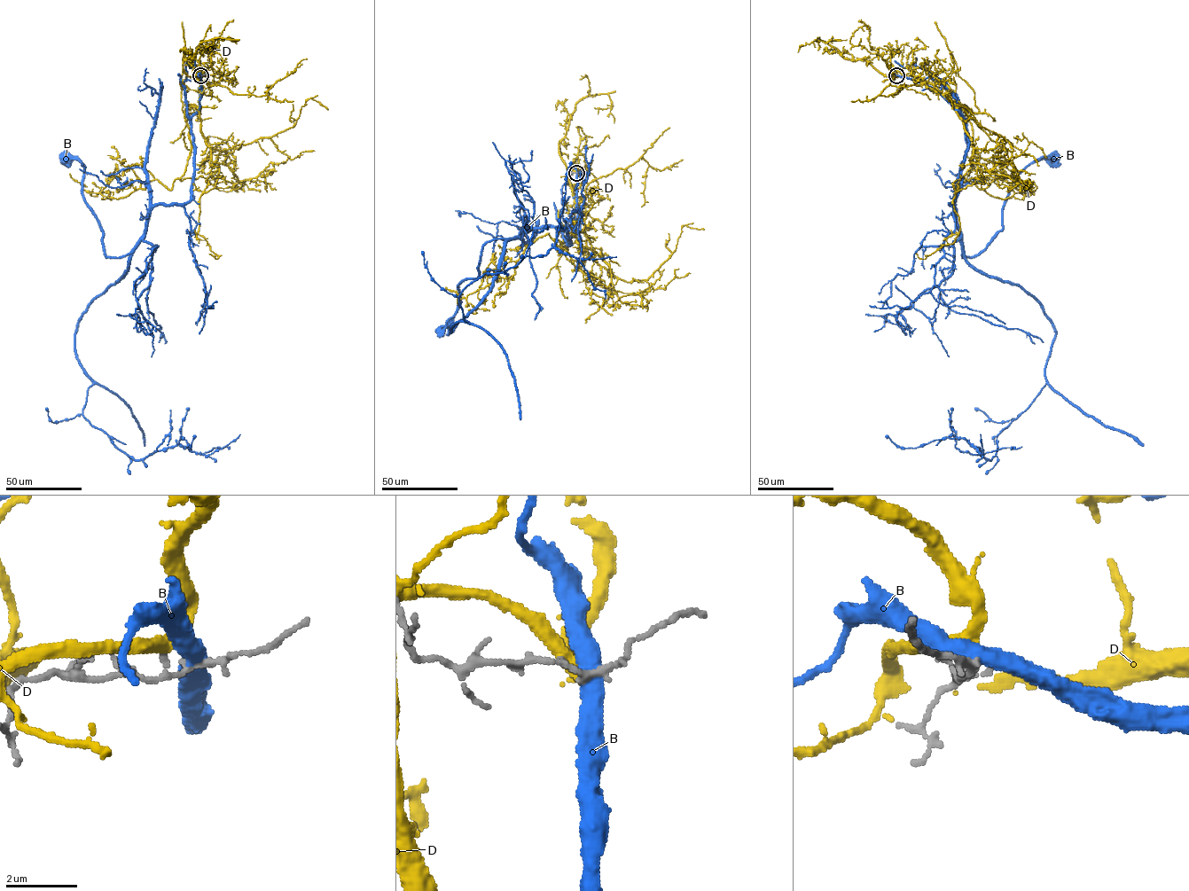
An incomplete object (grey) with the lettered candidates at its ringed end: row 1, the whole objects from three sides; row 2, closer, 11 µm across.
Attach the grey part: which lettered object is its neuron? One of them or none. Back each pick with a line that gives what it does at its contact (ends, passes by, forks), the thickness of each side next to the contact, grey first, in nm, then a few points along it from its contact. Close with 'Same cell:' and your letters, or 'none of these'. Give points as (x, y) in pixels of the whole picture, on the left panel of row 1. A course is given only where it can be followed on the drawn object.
Same cell: none of these

